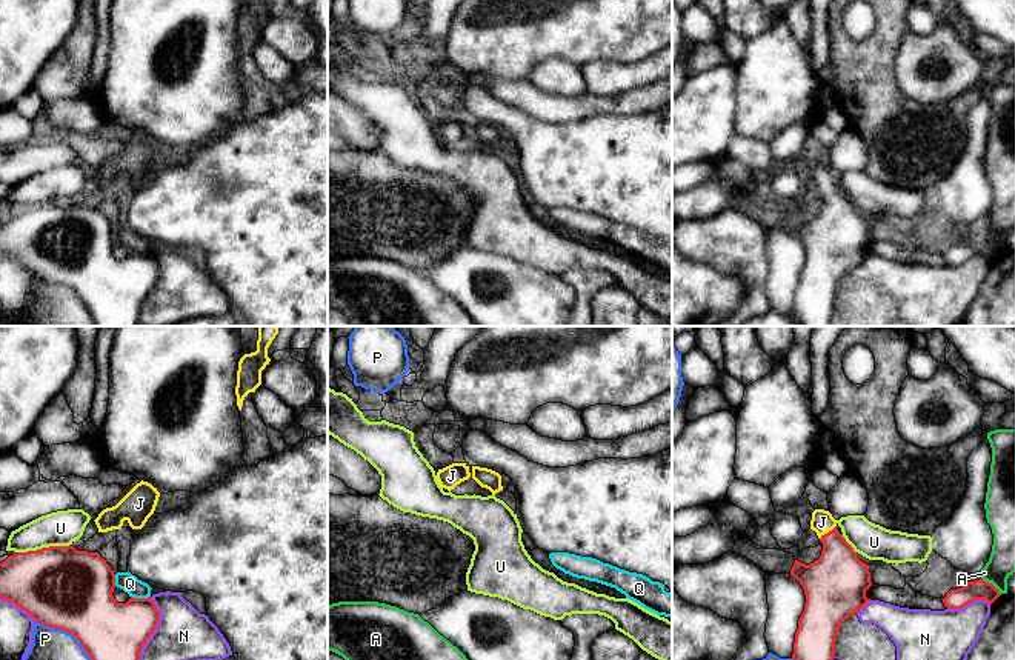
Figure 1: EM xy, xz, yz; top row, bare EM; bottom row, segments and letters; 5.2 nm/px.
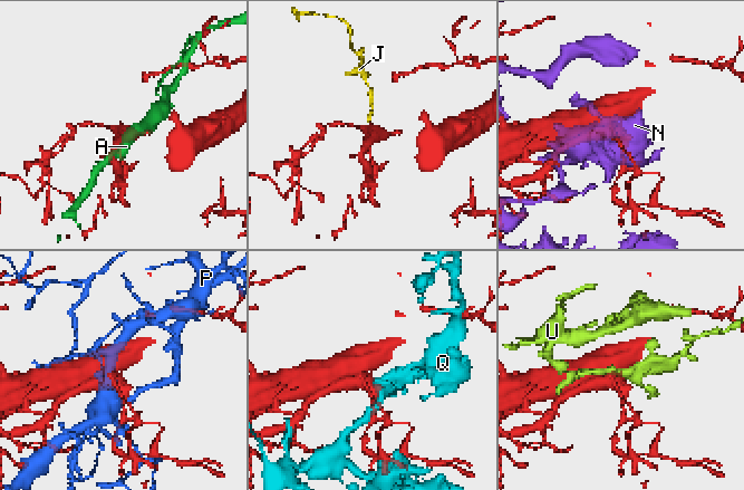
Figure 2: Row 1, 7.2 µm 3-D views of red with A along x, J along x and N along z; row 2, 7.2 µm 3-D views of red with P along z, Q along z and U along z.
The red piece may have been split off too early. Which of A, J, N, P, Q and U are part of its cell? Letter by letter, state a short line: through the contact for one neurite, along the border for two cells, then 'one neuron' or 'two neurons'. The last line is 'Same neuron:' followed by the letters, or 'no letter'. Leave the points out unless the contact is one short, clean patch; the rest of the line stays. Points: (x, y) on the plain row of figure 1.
A: two neurons
J: line yz (838, 233), (838, 214), (829, 186), (821, 177); one neuron
N: two neurons
P: two neurons
Q: two neurons
U: two neurons
Same neuron: J

